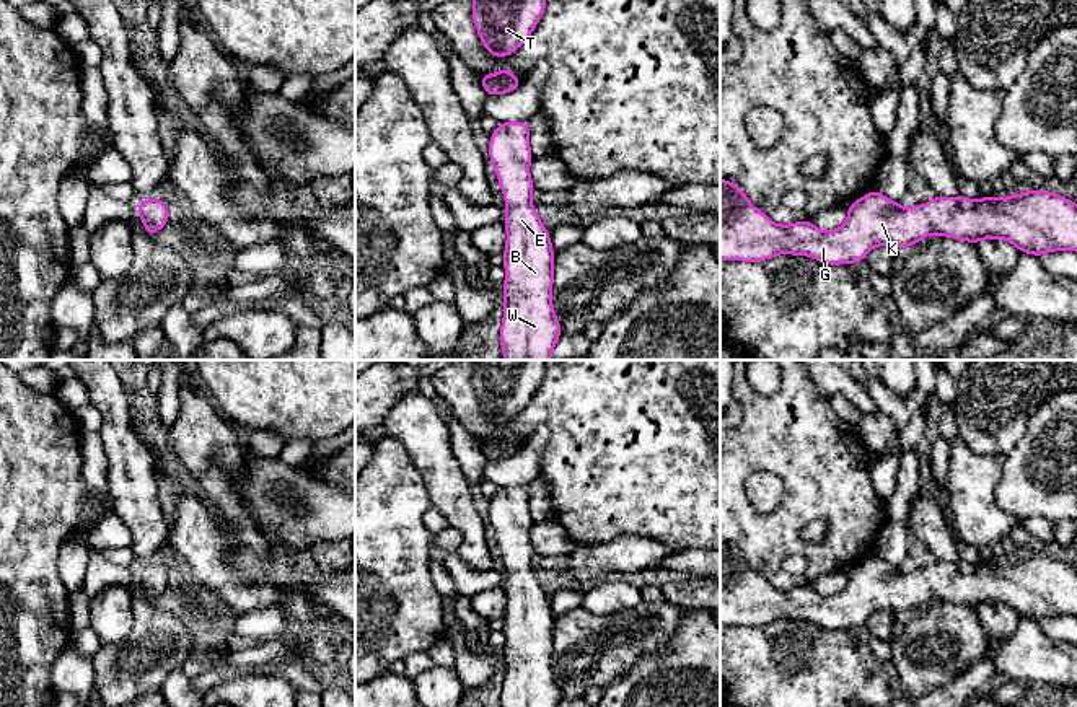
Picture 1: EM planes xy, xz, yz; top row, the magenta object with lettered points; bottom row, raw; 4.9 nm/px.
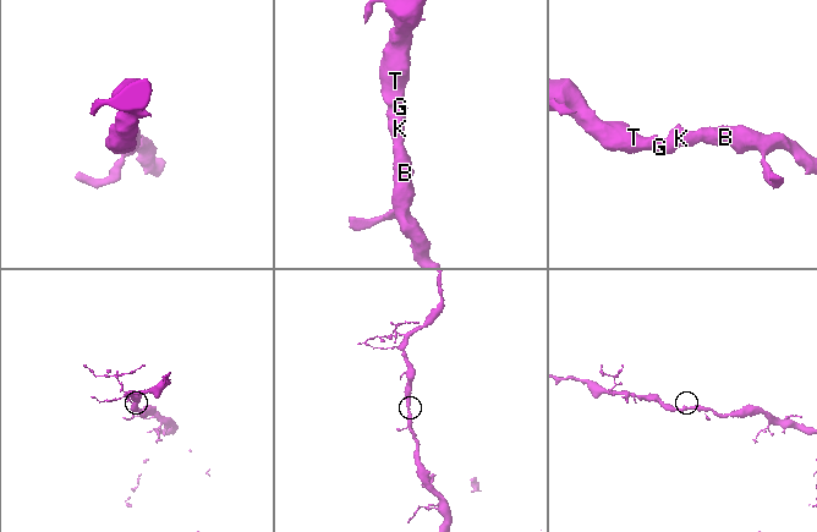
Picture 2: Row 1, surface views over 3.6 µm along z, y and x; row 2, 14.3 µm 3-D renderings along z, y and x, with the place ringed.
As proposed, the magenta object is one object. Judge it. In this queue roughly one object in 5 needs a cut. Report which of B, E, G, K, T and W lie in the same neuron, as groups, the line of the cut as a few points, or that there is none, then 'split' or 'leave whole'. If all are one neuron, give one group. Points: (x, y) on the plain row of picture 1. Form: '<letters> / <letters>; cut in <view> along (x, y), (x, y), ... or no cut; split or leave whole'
B E G K T W; no cut; leave whole

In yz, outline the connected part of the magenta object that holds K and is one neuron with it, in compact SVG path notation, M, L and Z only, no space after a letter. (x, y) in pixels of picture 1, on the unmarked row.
M720 544L720 624L761 627L777 619L810 621L823 629L839 630L864 627L875 611L893 614L916 611L935 598L968 608L982 604L1007 604L1020 617L1040 622L1043 617L1077 616L1077 569L1044 554L1012 559L1005 564L968 564L935 560L925 570L904 573L885 562L880 554L867 557L847 572L847 586L823 596L811 585L777 590L756 573L738 549Z

